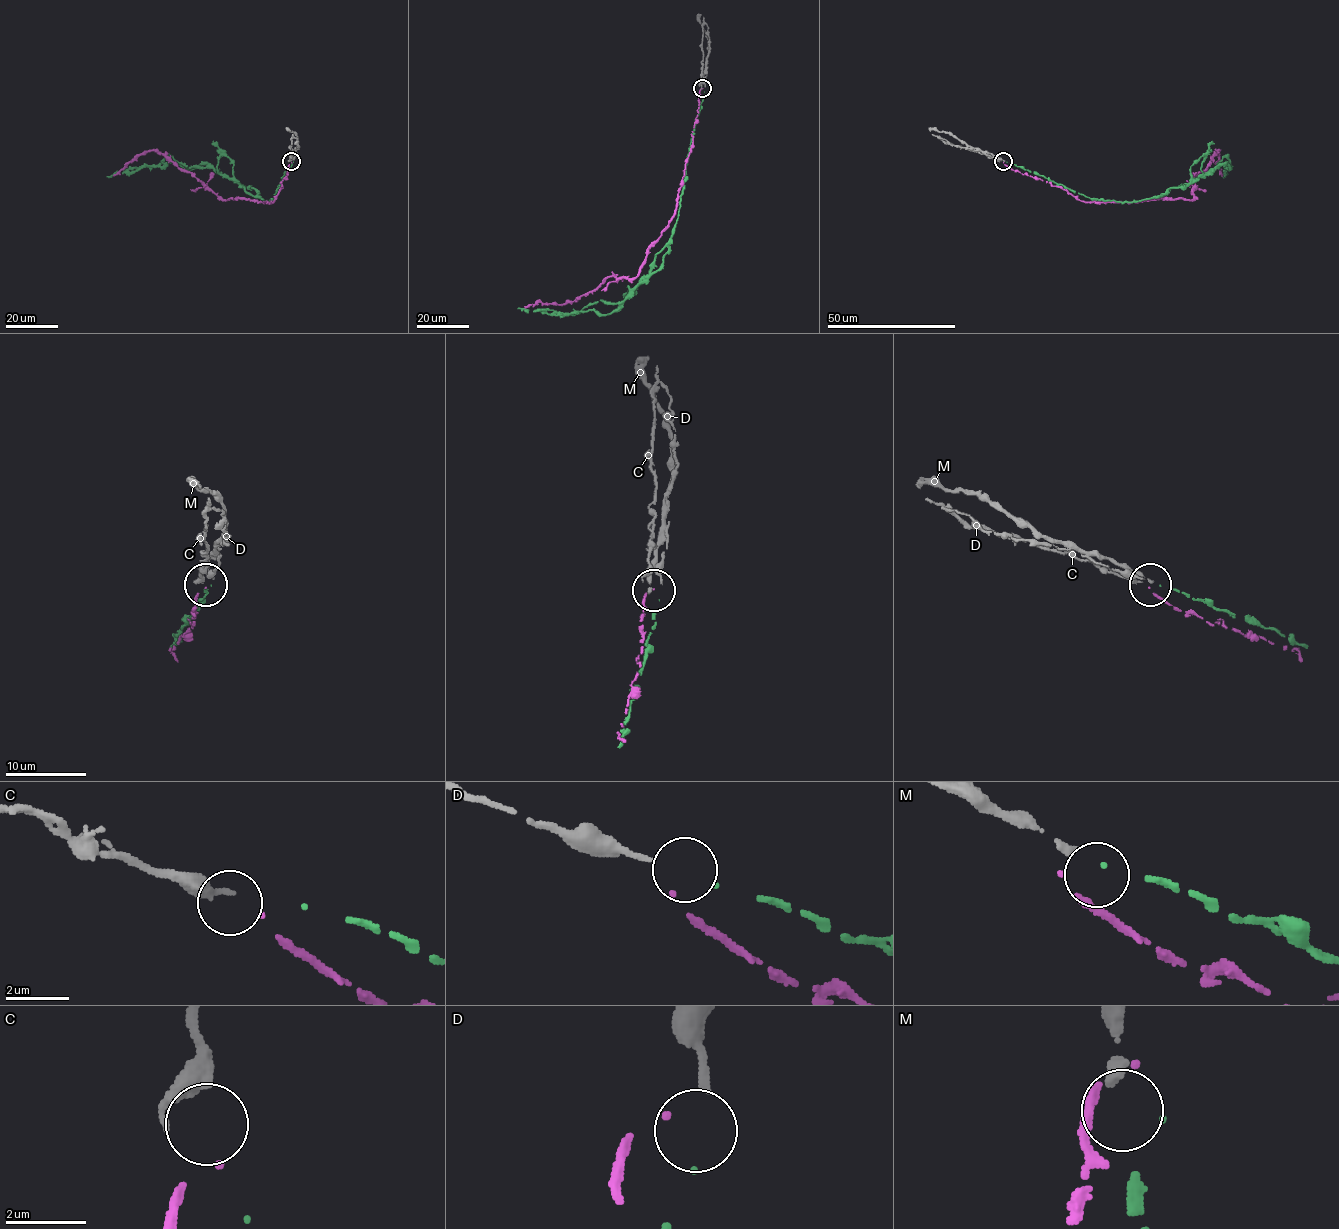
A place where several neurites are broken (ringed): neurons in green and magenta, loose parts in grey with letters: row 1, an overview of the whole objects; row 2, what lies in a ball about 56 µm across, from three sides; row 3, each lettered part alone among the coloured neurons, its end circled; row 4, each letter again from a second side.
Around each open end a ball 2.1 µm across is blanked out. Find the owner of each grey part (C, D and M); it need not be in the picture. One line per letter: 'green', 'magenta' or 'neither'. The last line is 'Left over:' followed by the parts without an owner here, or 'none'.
C: magenta
D: green
M: neither
Left over: M

